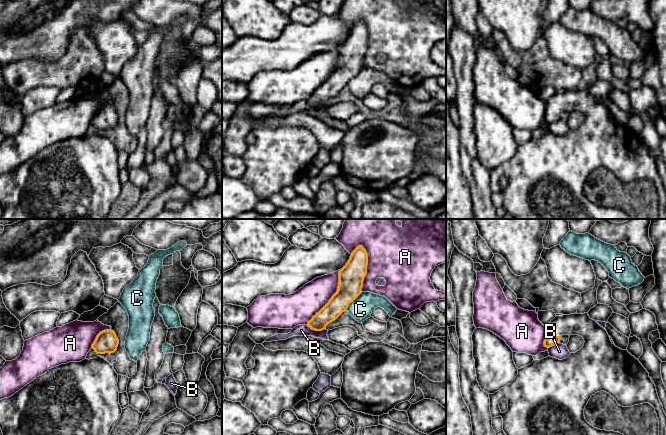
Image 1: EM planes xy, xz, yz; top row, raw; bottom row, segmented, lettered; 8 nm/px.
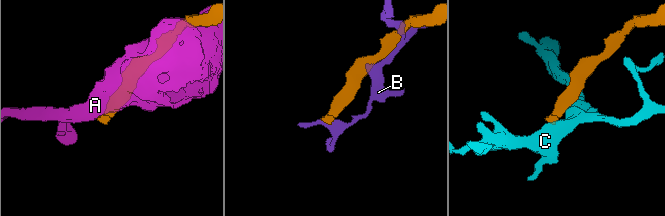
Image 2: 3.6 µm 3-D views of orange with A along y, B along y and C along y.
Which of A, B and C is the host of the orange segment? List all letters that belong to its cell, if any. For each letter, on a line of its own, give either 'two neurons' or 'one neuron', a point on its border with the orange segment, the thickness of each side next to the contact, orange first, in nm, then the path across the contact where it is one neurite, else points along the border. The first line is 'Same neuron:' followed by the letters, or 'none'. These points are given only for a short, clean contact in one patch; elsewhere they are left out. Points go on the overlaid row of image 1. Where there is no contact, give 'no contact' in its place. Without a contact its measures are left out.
Same neuron: none
A: two neurons | xz (366, 267) | 200/420 nm
B: two neurons | xz (316, 330) | 150/100 nm
C: two neurons | xz (352, 301) | 200/180 nm | along xz (362, 292), (349, 304), (346, 310)

